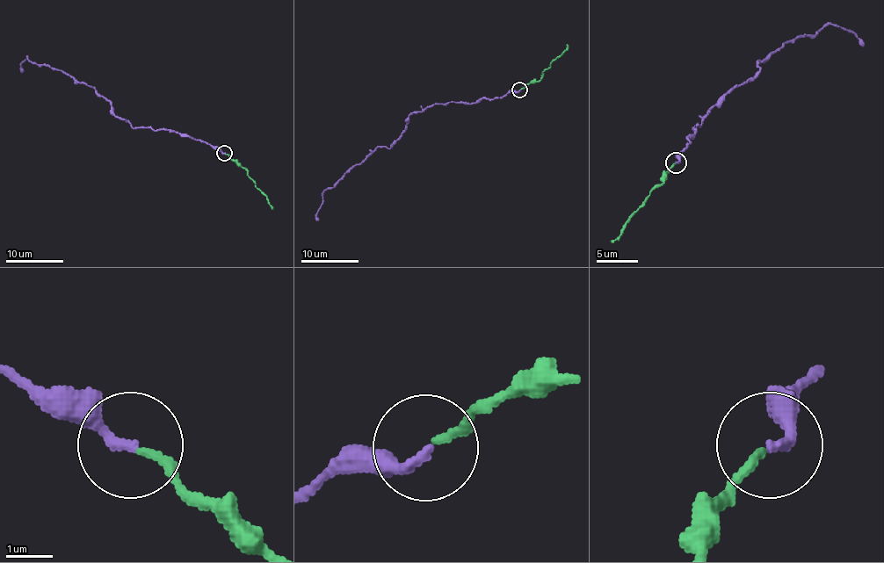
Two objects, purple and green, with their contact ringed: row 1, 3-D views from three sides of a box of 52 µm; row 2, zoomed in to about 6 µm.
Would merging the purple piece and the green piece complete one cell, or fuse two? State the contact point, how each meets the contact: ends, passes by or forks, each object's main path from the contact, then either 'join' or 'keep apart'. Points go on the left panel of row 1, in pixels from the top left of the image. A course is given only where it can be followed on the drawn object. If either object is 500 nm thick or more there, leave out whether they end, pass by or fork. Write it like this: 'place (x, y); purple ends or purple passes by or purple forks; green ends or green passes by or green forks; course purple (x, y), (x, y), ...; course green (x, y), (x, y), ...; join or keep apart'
place (224, 153); purple ends; green ends; course purple (224, 153), (175, 131), (137, 128), (117, 118), (112, 104), (61, 70), (27, 57), (23, 72); course green (226, 155), (246, 169), (247, 176), (266, 196), (271, 209); join

